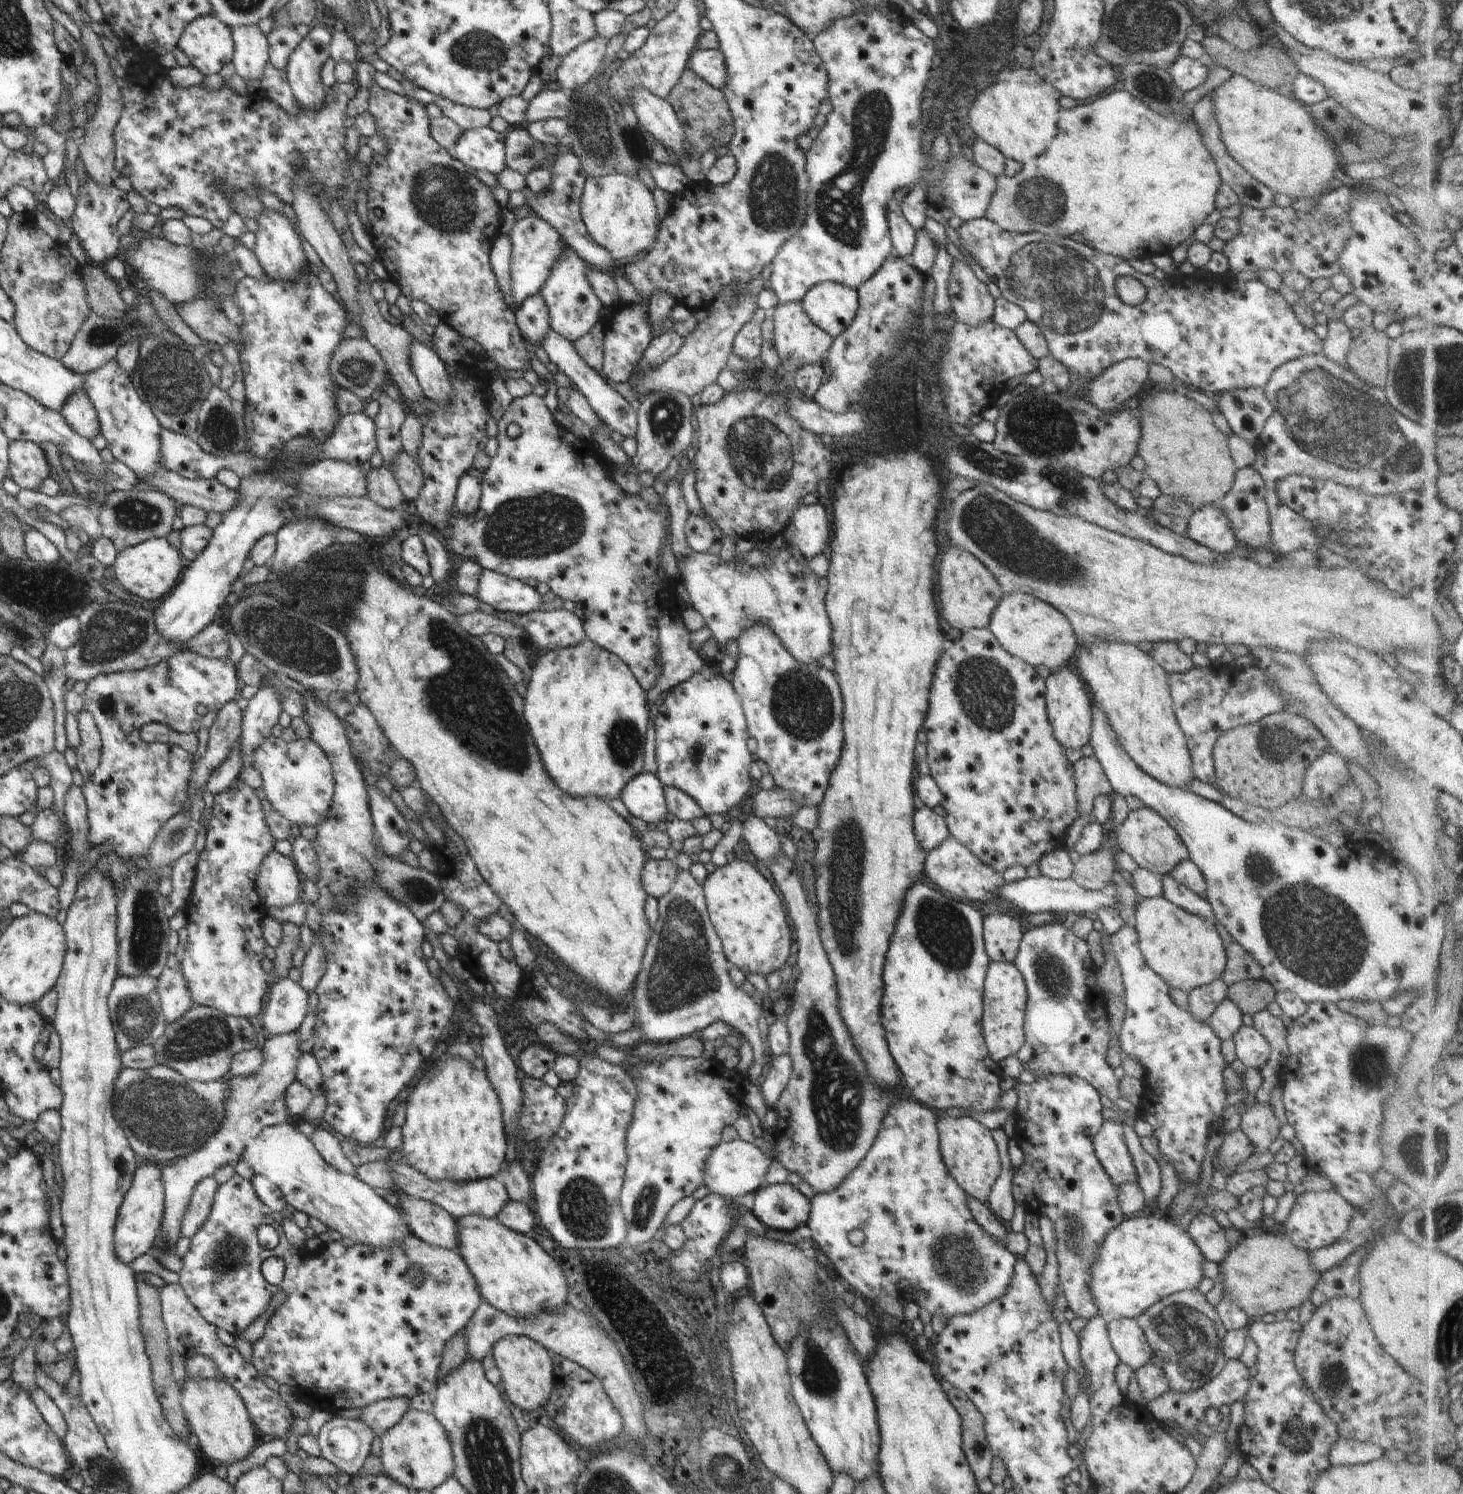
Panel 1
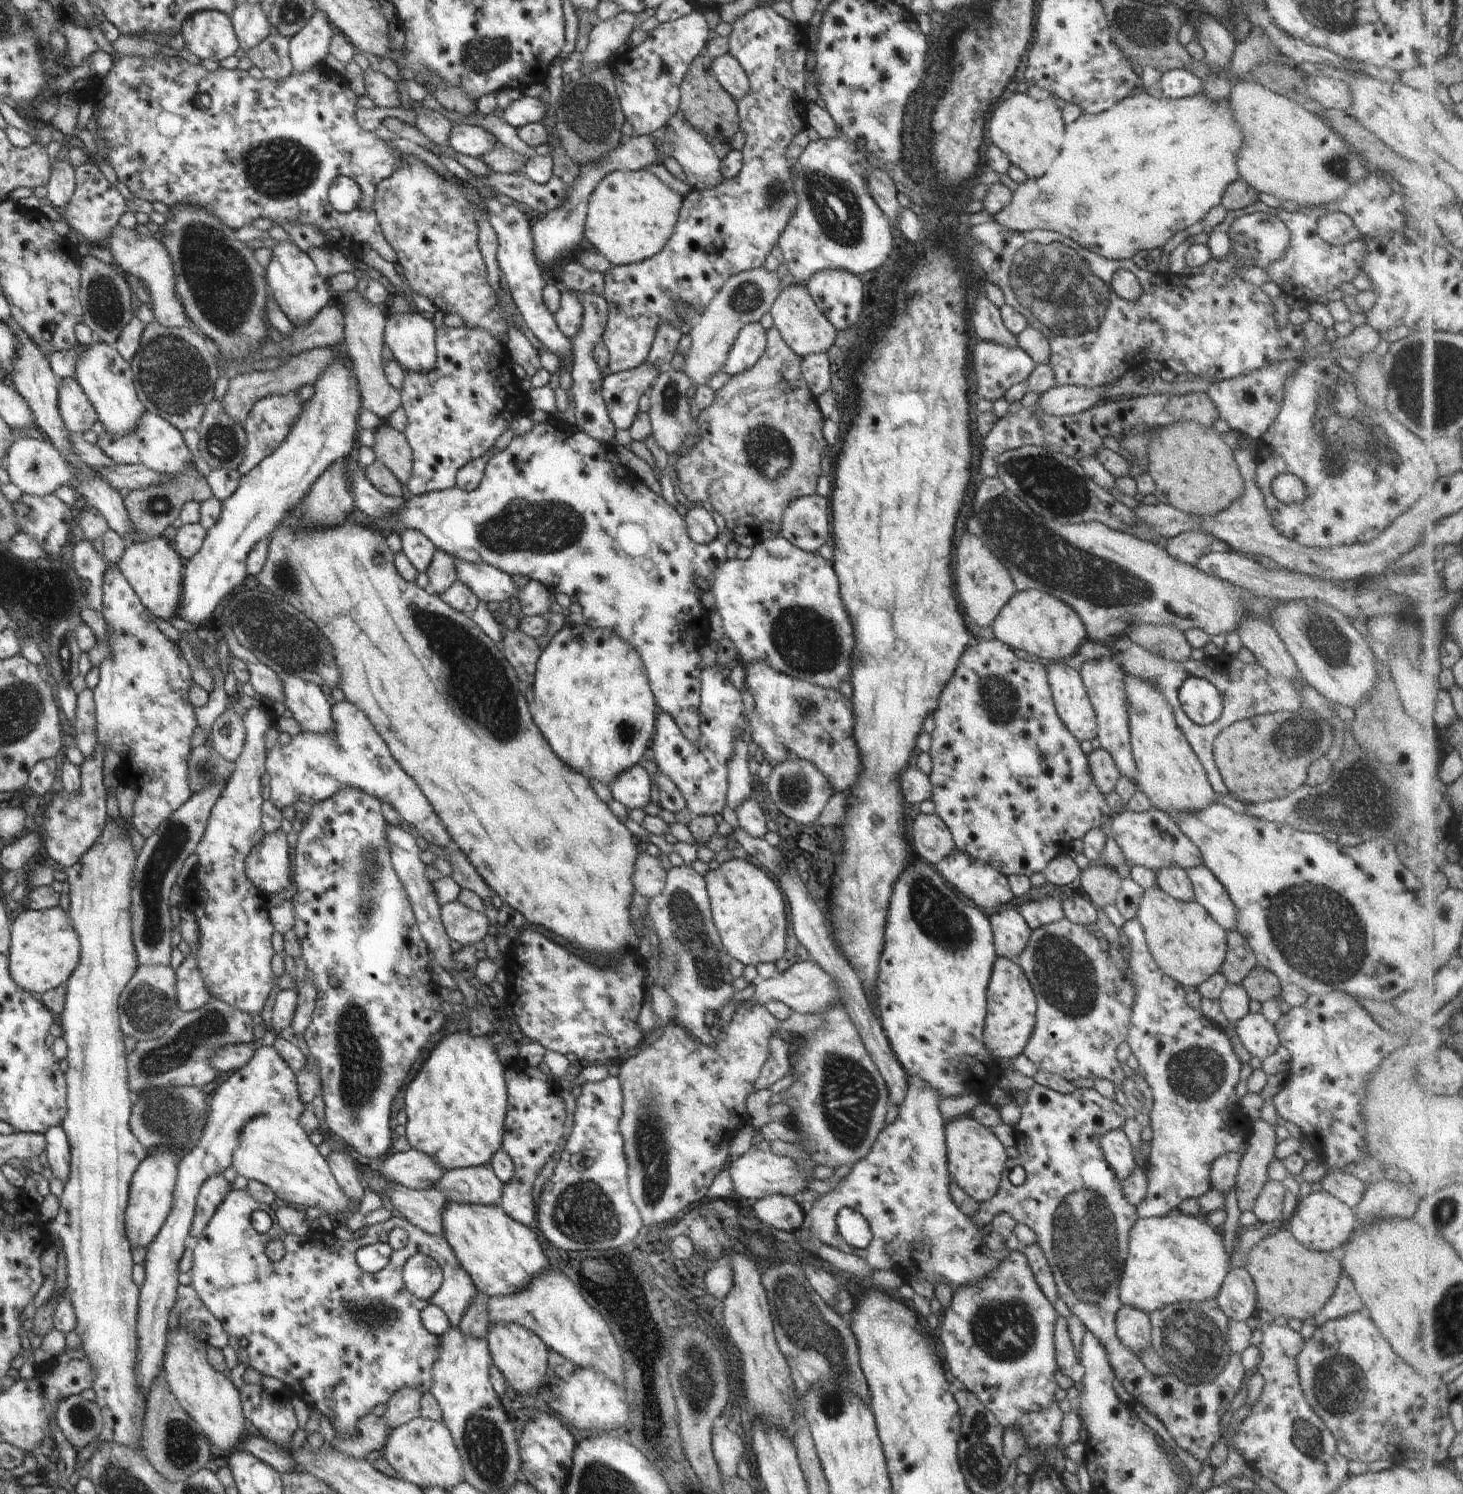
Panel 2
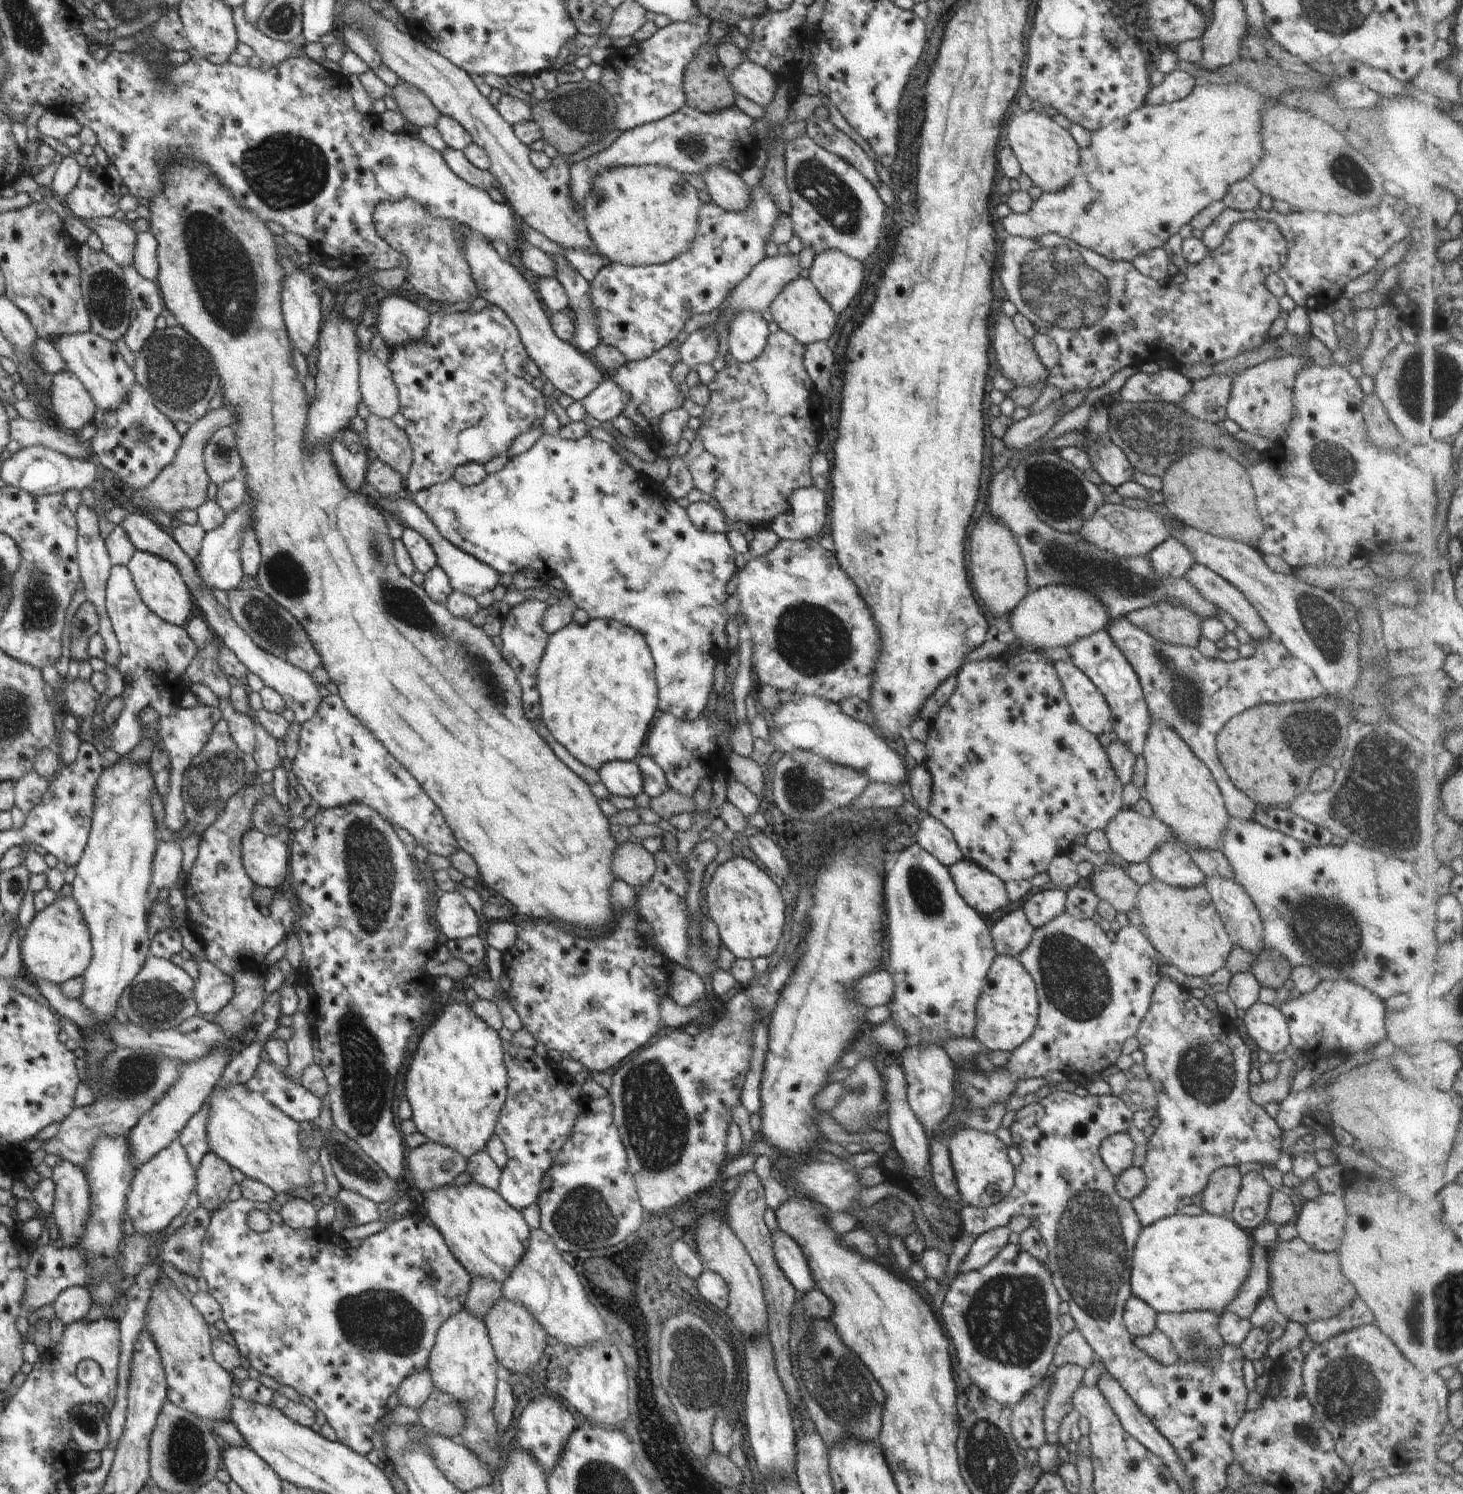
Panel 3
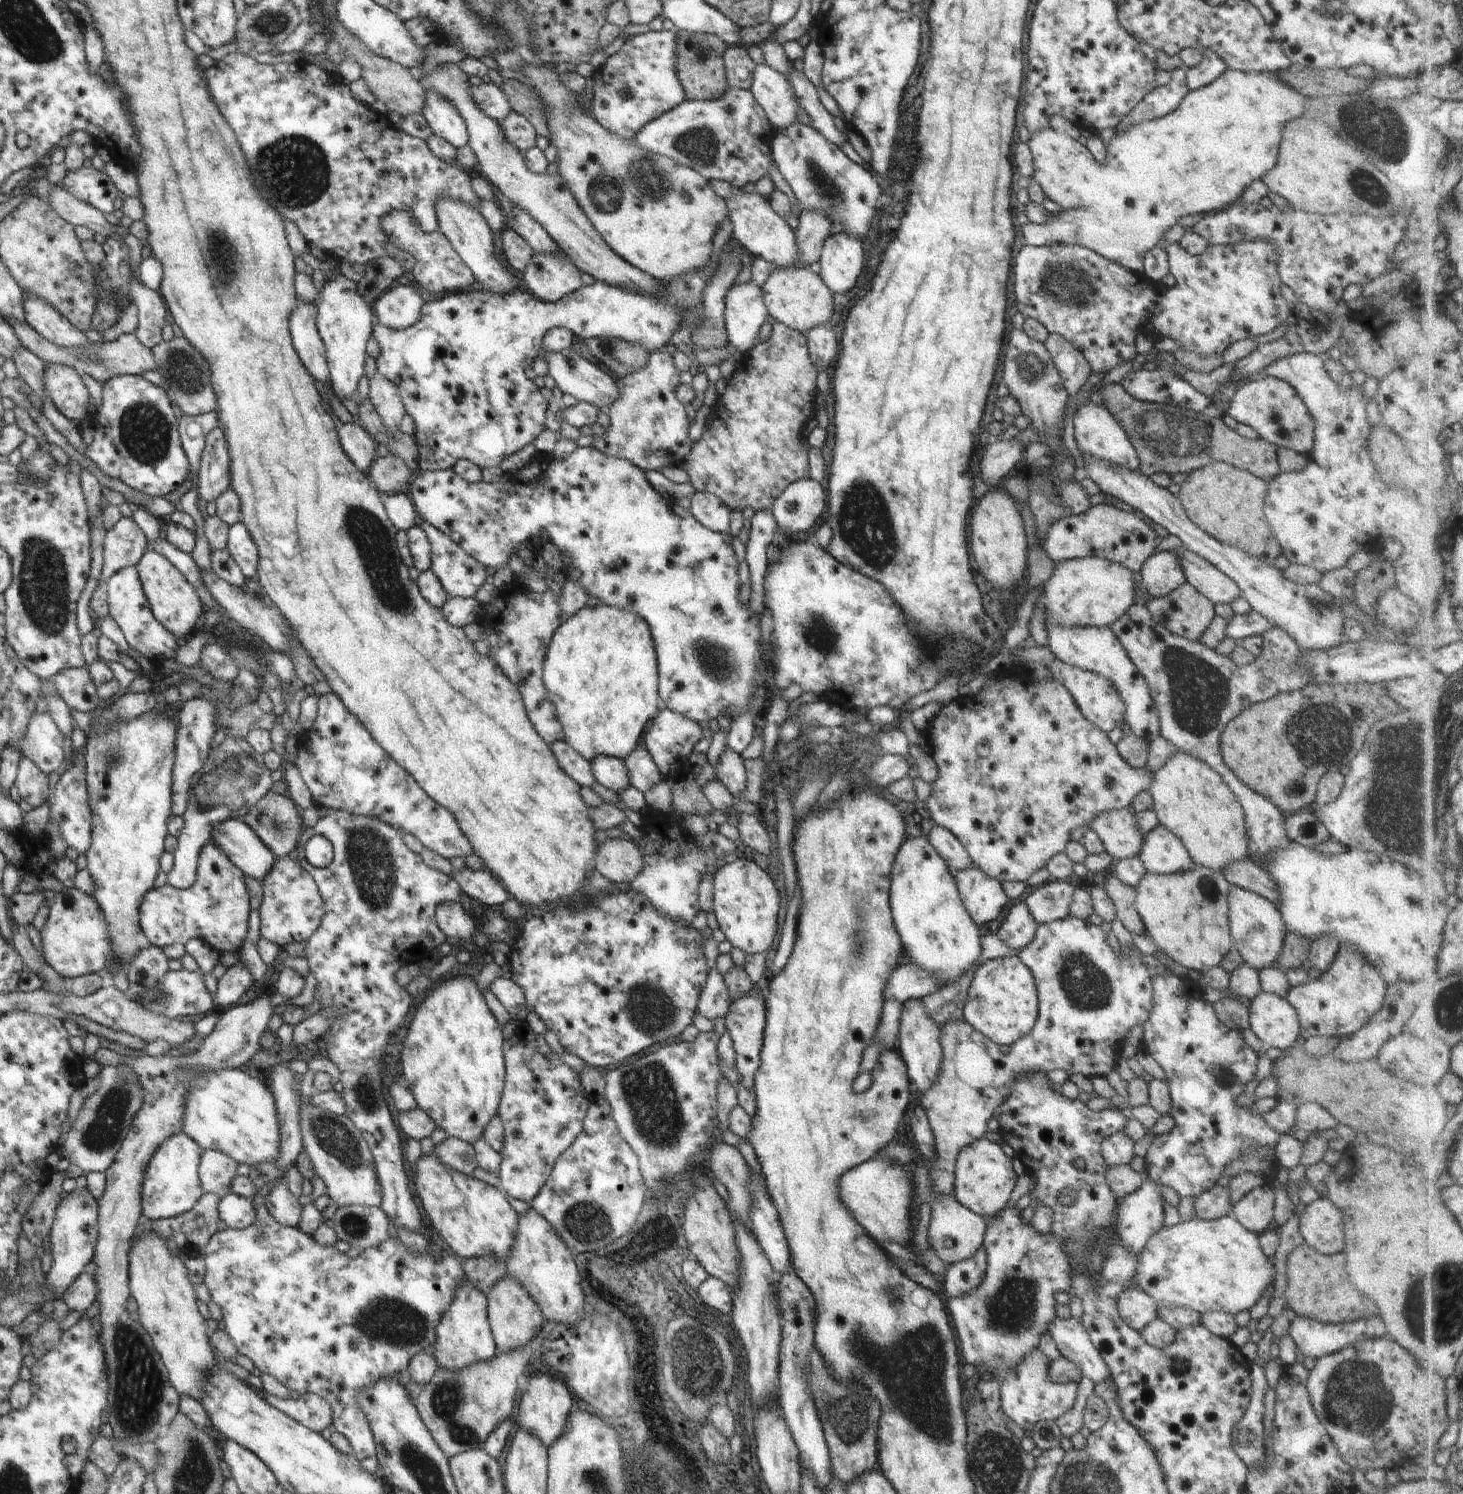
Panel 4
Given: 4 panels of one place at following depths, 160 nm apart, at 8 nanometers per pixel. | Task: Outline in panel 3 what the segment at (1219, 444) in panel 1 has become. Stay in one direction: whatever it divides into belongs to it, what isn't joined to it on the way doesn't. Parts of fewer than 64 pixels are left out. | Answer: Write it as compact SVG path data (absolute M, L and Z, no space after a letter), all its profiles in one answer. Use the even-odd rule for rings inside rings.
M1198 447L1172 463L1161 479L1164 497L1161 507L1170 511L1182 524L1256 548L1264 525L1253 484L1248 470L1229 454L1212 447Z

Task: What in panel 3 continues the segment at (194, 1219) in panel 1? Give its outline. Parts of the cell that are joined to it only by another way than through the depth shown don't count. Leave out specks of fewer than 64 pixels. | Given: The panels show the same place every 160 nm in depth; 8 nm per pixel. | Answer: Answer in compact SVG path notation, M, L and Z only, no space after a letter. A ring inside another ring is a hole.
M208 1151L197 1168L195 1192L199 1204L207 1208L211 1214L221 1202L224 1202L232 1190L235 1181L232 1167L217 1154Z

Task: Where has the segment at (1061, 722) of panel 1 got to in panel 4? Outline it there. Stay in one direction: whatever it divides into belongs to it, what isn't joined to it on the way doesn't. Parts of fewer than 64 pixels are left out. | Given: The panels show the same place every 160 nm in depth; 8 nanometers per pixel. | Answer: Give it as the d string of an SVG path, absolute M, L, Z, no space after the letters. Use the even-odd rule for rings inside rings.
M1058 662L1046 667L1052 671L1054 678L1066 687L1086 720L1105 733L1114 728L1125 728L1126 707L1114 683L1102 675L1068 663Z

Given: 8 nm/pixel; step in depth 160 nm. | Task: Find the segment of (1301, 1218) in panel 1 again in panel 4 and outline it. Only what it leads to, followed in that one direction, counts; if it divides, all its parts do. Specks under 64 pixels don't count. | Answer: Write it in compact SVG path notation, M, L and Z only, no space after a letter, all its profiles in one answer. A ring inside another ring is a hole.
M1321 1197L1306 1205L1300 1217L1300 1234L1306 1245L1324 1256L1337 1255L1345 1249L1344 1219L1328 1199Z

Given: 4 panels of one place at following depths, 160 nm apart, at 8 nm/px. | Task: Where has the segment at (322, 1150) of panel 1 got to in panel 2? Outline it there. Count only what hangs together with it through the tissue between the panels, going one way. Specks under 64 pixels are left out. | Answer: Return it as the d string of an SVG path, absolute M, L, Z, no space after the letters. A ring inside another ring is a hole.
M333 1150L325 1158L341 1191L352 1203L360 1205L365 1190L355 1161L346 1152L339 1150Z

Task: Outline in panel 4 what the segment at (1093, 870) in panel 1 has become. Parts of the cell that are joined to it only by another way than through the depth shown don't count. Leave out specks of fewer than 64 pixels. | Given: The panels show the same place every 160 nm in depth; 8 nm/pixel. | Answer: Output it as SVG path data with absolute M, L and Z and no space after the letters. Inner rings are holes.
M1112 874L1103 889L1114 903L1116 919L1124 924L1126 930L1129 930L1131 934L1146 935L1144 923L1134 908L1137 893L1135 887L1124 884Z

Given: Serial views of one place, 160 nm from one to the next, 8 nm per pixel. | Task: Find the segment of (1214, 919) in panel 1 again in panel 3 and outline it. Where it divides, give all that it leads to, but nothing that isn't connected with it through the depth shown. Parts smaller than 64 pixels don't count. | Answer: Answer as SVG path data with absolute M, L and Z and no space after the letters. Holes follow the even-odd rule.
M1176 841L1161 844L1147 858L1154 877L1178 888L1198 886L1206 878L1184 847Z

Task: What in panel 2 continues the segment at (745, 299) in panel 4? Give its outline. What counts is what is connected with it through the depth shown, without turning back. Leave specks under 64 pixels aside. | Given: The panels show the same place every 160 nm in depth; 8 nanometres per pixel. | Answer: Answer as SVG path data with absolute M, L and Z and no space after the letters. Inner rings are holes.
M760 321L748 323L734 339L720 372L737 375L757 363L767 345L766 330Z

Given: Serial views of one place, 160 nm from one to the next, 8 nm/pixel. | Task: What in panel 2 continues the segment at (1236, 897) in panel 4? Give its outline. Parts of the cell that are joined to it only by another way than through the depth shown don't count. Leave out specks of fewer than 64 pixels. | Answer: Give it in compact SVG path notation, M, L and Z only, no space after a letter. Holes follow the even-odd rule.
M1206 866L1187 870L1195 892L1195 901L1225 930L1237 931L1236 905L1224 890L1222 883Z

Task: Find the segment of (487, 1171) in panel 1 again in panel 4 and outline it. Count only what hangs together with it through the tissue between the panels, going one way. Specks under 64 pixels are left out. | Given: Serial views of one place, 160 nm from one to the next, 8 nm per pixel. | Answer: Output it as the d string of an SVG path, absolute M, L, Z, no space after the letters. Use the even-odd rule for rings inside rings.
M460 975L436 984L424 998L406 1029L400 1074L421 1108L449 1137L473 1145L483 1136L485 1126L497 1114L505 1081L502 1026L490 1010L476 980Z

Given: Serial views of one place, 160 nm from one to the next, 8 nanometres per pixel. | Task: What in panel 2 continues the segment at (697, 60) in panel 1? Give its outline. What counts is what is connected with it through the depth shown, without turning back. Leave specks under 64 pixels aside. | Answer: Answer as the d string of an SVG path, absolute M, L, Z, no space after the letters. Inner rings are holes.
M732 55L711 58L711 69L722 88L737 101L751 91L748 75Z

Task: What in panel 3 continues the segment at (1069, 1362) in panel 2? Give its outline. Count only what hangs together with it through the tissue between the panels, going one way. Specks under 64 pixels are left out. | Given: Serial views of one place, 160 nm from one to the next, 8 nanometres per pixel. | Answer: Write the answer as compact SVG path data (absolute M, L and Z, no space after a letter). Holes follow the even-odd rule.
M1073 1363L1059 1366L1055 1372L1055 1382L1050 1388L1050 1394L1045 1400L1043 1421L1047 1442L1058 1443L1059 1422L1074 1410L1074 1393L1083 1384L1085 1369Z

